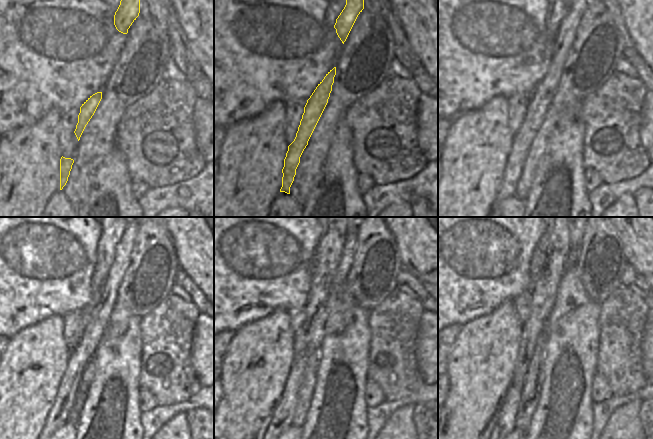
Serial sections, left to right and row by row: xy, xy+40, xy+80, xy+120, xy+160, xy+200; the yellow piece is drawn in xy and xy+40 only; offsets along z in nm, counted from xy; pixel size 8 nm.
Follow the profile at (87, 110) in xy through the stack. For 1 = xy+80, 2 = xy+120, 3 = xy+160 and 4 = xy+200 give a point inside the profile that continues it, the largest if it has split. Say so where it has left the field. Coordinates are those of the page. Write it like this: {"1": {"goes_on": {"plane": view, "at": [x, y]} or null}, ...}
{"1": {"goes_on": {"plane": "xy+80", "at": [541, 98]}}, "2": {"goes_on": {"plane": "xy+120", "at": [59, 414]}}, "3": {"goes_on": {"plane": "xy+160", "at": [282, 419]}}, "4": {"goes_on": {"plane": "xy+200", "at": [506, 420]}}}

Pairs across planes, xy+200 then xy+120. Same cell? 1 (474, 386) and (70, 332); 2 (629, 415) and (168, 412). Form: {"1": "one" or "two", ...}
{"1": "two", "2": "two"}

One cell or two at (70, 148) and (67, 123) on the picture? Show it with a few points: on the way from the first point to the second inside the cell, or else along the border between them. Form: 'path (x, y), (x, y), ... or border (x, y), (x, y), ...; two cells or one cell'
path (68, 142), (67, 129); one cell

